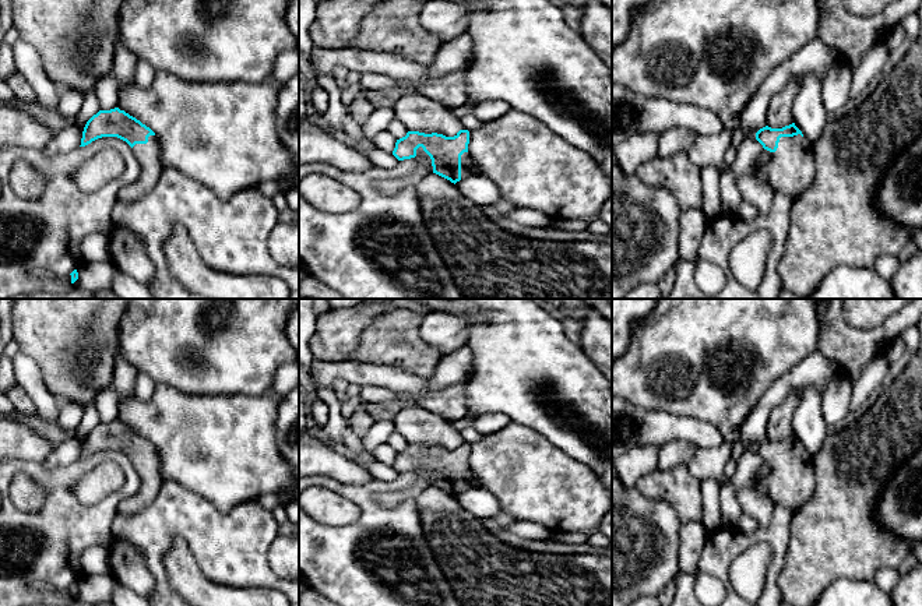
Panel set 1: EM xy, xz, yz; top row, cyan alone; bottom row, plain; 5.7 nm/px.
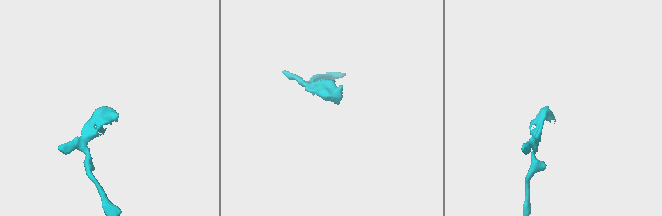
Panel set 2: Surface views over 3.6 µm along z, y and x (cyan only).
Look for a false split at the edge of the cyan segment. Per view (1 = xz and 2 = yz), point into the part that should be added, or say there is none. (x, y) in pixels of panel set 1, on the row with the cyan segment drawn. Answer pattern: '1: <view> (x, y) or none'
1: xz (468, 168)
2: yz (791, 168)

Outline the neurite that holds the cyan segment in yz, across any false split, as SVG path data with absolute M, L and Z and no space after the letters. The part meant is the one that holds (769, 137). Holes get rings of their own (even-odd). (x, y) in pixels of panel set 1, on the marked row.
M795 123L782 128L766 126L756 133L756 140L771 155L764 168L750 172L749 176L767 182L774 191L784 191L796 198L814 176L813 149L809 141Z

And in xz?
M460 130L454 137L408 131L397 140L393 155L398 161L411 159L422 147L432 159L433 173L455 184L461 179L481 173L479 166L469 158L468 144L468 130Z

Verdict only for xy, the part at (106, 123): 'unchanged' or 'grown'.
grown

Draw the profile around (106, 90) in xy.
M110 71L102 75L95 85L95 95L98 96L99 110L110 110L117 106L120 81Z

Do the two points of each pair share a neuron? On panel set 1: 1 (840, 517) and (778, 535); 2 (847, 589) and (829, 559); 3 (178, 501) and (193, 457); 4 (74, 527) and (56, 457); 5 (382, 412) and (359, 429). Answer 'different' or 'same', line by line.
1: different
2: different
3: different
4: different
5: different

